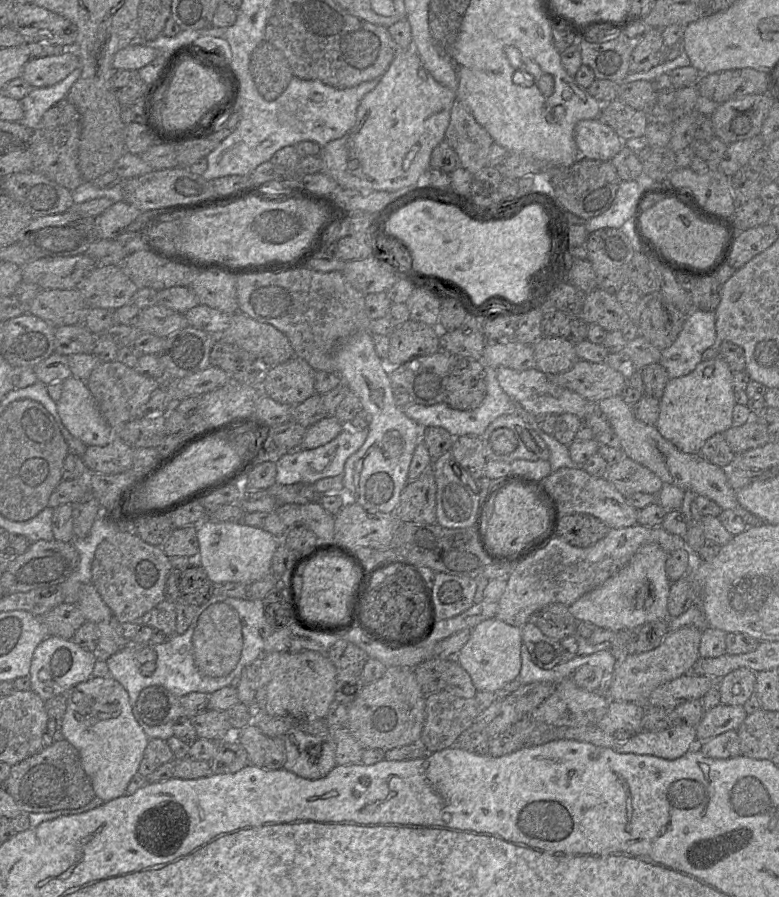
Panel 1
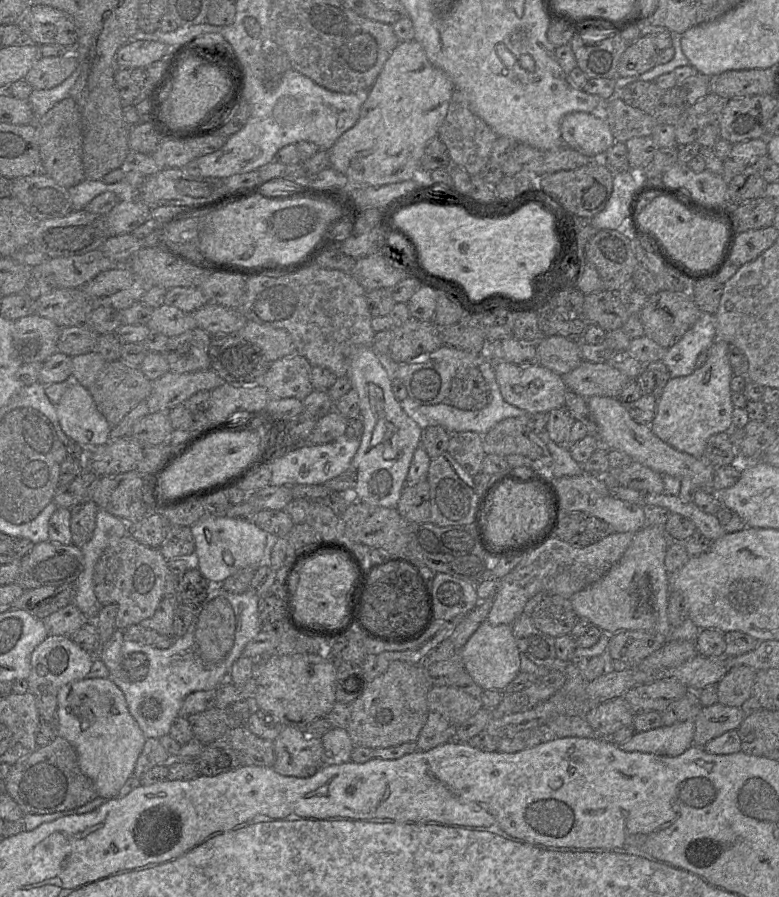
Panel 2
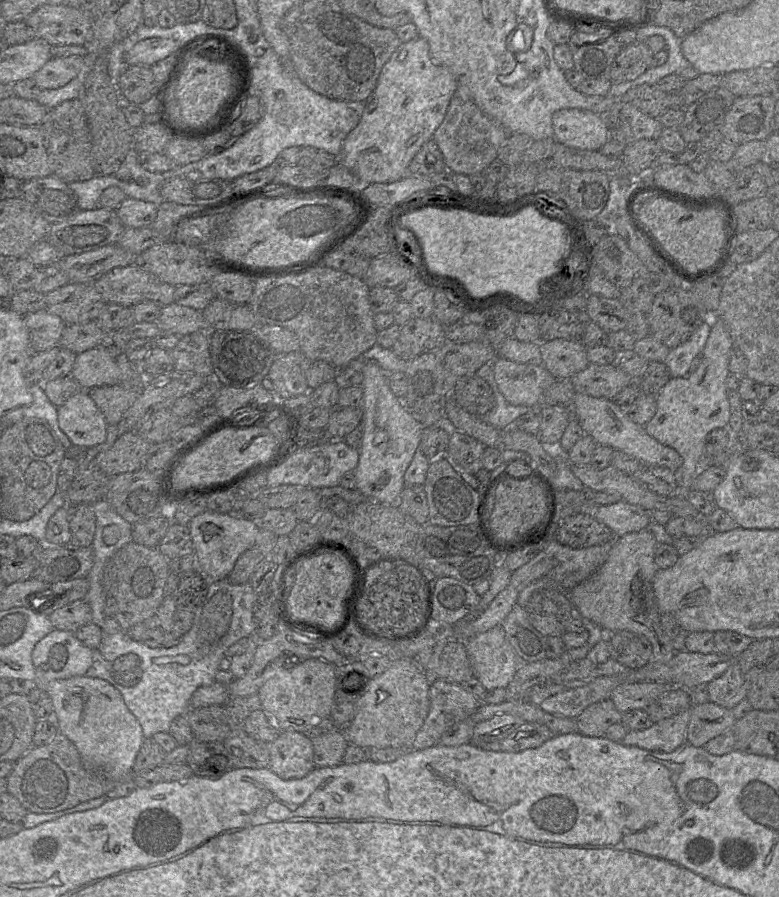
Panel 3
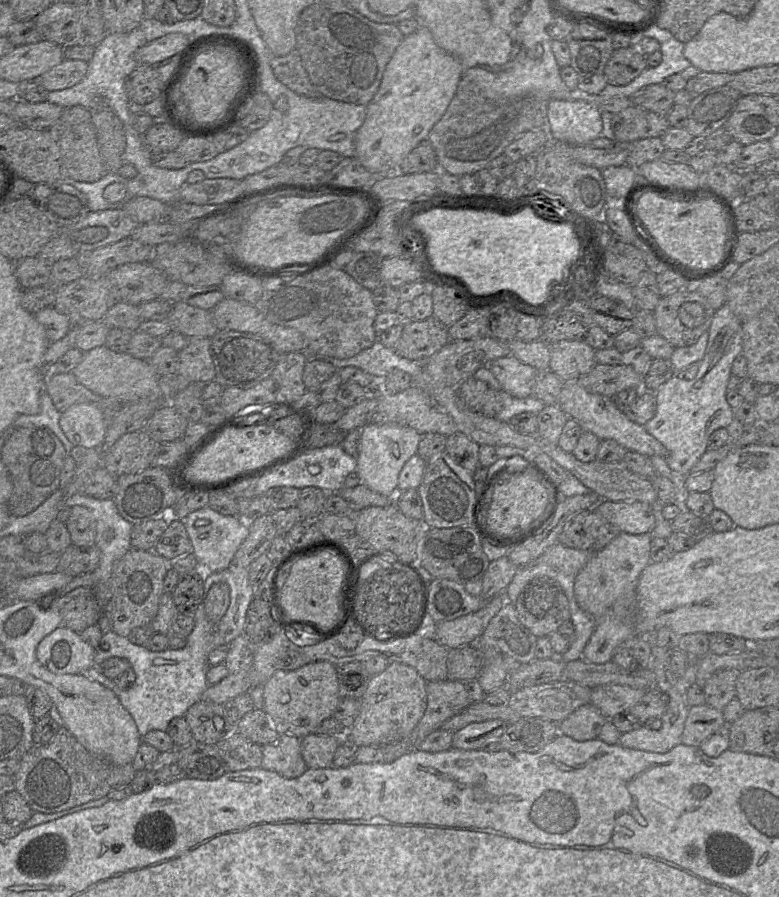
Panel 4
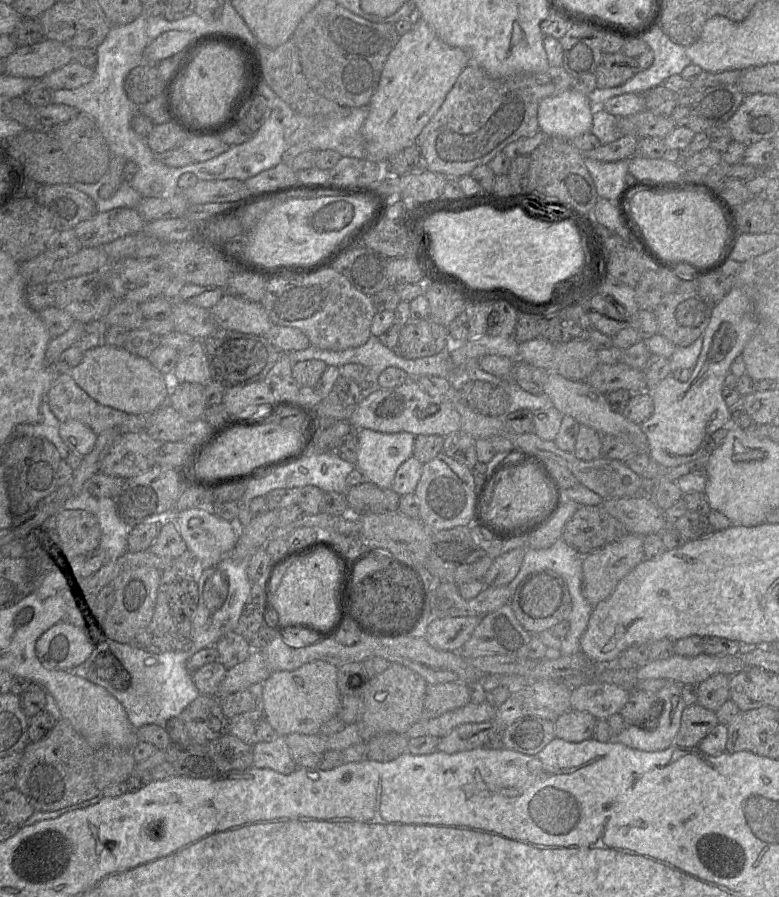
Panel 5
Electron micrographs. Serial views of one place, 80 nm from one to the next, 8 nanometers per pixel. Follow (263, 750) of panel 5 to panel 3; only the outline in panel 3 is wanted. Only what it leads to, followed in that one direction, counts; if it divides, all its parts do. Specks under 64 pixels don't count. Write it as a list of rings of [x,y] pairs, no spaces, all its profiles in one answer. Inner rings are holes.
[[[281,731],[280,735],[269,743],[267,767],[280,778],[287,780],[300,779],[308,775],[315,768],[310,735],[296,731]]]

